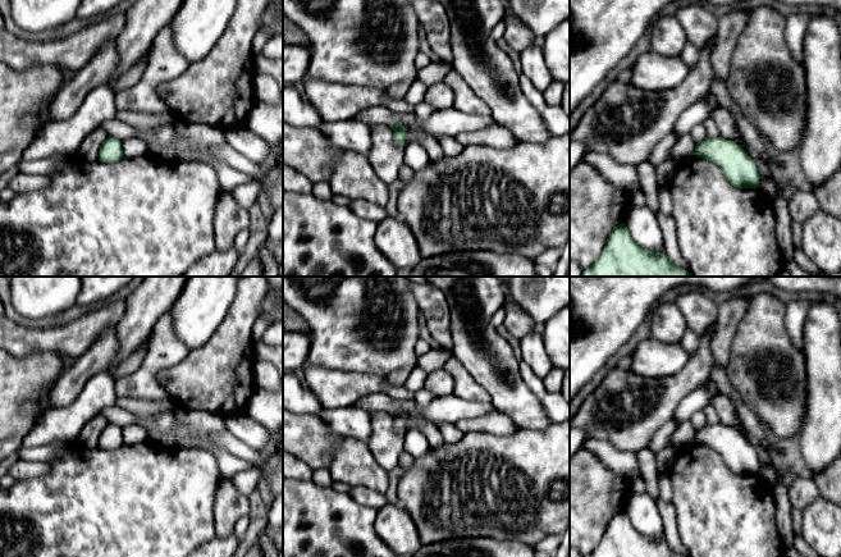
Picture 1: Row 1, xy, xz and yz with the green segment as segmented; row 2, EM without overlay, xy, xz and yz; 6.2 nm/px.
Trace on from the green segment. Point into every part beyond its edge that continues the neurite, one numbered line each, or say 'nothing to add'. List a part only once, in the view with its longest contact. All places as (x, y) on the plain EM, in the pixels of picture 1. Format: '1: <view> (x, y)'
nothing to add

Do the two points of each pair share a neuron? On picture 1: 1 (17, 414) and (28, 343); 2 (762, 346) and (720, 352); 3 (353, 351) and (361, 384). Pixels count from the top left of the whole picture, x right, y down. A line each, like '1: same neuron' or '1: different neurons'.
1: different neurons
2: different neurons
3: different neurons

